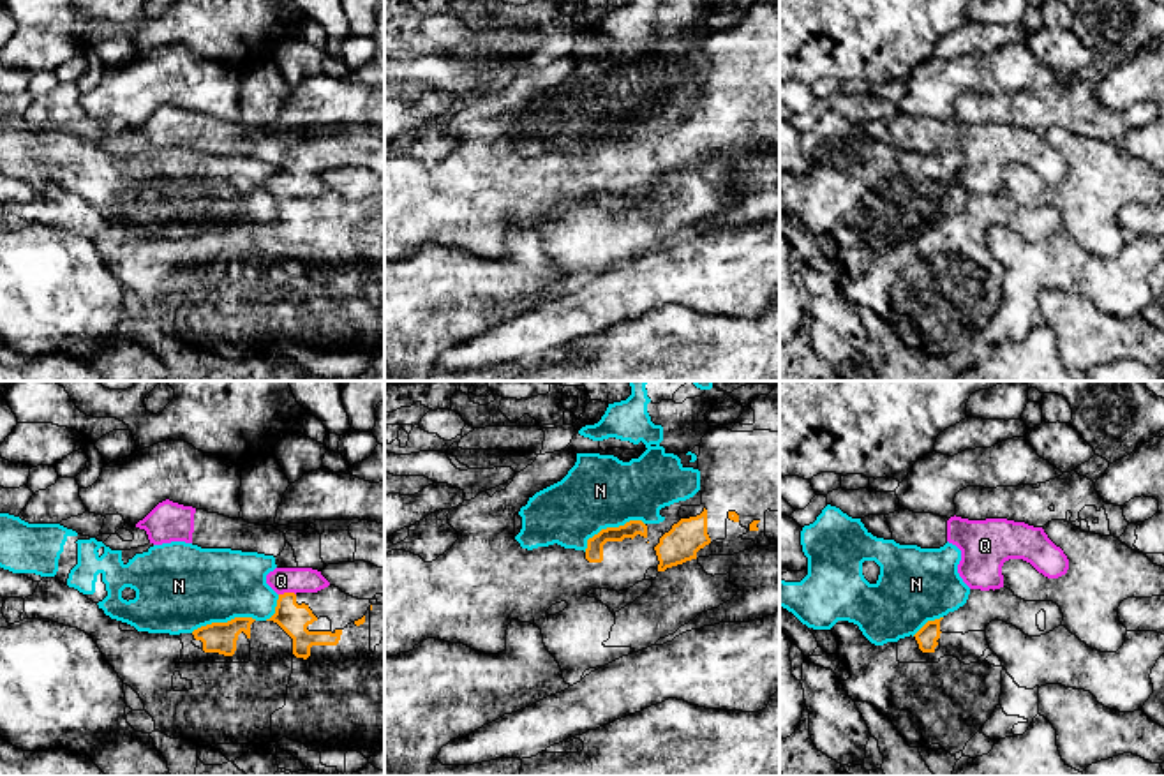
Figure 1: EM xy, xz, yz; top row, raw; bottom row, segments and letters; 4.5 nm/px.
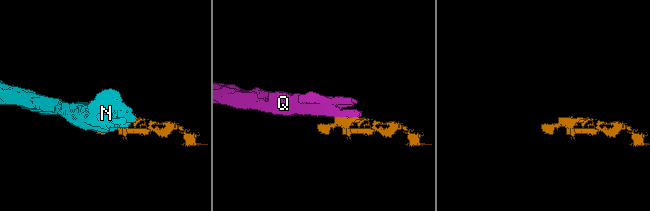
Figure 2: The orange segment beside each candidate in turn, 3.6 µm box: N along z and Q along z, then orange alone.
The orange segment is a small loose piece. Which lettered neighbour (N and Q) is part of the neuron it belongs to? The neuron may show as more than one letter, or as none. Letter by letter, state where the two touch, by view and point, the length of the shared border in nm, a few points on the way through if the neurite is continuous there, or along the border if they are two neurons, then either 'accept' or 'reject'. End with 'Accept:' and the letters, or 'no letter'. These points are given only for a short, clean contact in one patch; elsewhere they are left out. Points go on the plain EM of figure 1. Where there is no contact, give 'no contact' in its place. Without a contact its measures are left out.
N: contact xz (611, 133); length 300 nm; reject
Q: contact xy (286, 198); length 80 nm; border xy (295, 198), (279, 200); reject
Accept: no letter

